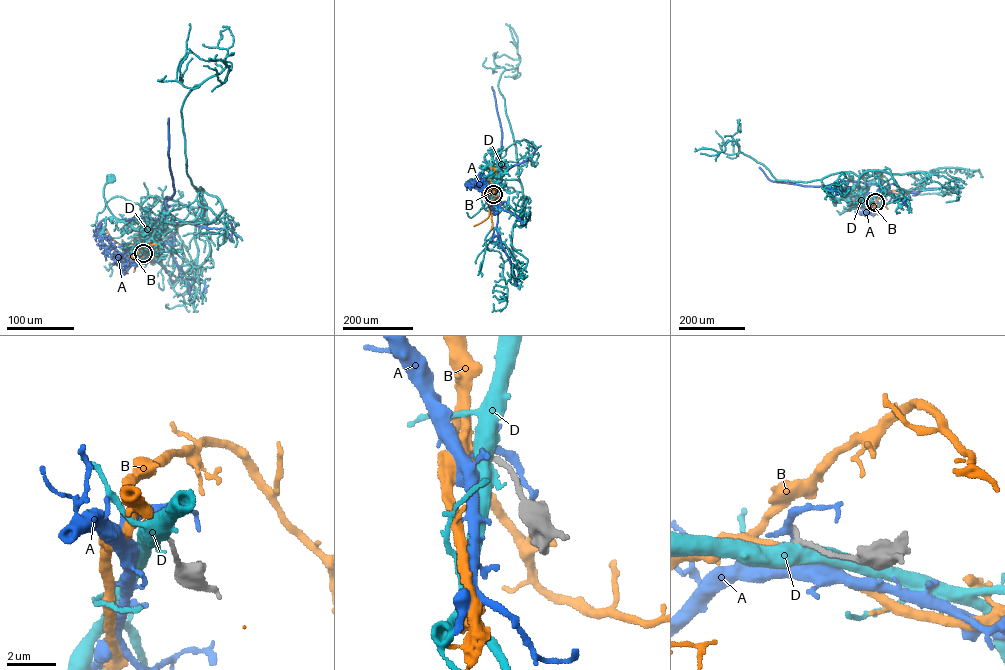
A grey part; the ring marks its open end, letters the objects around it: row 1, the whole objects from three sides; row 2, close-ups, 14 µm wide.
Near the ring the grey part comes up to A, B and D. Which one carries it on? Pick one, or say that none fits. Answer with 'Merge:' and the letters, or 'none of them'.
Merge: B

